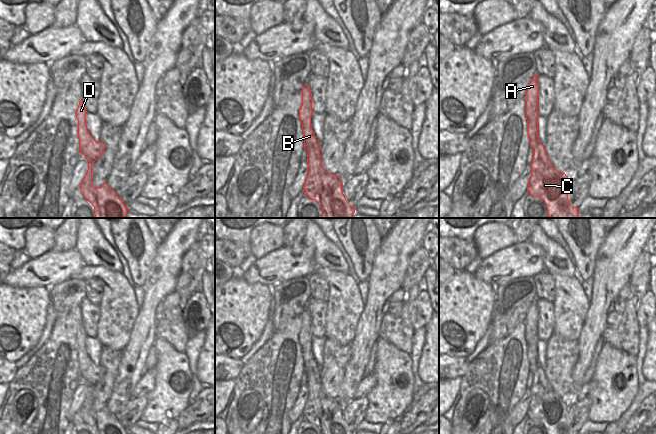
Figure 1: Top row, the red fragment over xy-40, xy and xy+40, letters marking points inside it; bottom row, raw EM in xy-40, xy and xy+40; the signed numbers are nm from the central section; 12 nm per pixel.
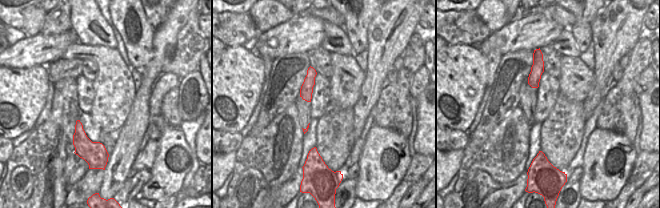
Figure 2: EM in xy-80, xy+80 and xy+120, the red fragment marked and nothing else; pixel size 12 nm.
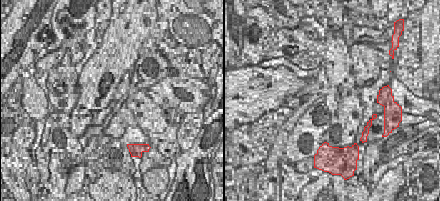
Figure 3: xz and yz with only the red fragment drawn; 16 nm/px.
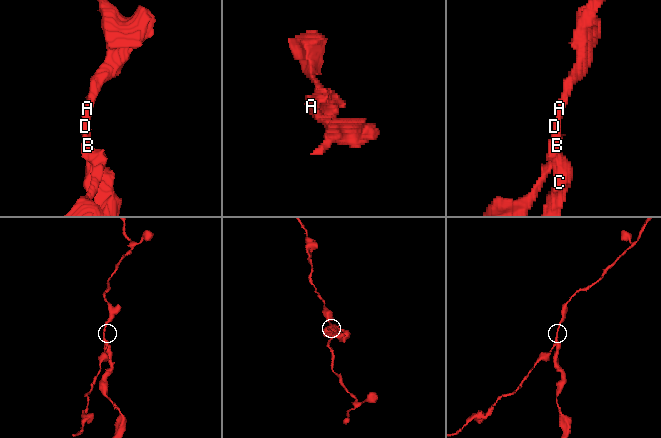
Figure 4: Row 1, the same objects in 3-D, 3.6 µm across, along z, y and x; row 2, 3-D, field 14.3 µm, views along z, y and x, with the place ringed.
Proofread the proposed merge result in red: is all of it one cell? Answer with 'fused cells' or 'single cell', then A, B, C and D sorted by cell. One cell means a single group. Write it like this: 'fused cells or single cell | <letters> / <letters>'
fused cells | A B D / C

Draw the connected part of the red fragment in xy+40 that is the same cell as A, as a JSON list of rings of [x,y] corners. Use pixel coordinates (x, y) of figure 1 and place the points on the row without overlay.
[[[536,297],[531,303],[526,318],[526,332],[524,334],[527,344],[527,357],[530,364],[530,371],[537,371],[541,366],[538,362],[538,318],[539,310],[537,306],[538,298]]]

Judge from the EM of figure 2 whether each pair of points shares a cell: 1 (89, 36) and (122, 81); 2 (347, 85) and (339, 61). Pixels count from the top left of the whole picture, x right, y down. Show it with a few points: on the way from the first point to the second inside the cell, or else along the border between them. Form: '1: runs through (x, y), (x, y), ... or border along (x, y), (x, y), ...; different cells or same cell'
1: border along (78, 41), (84, 44), (105, 45), (116, 49); different cells
2: runs through (347, 79), (347, 75), (342, 70), (342, 67); same cell

